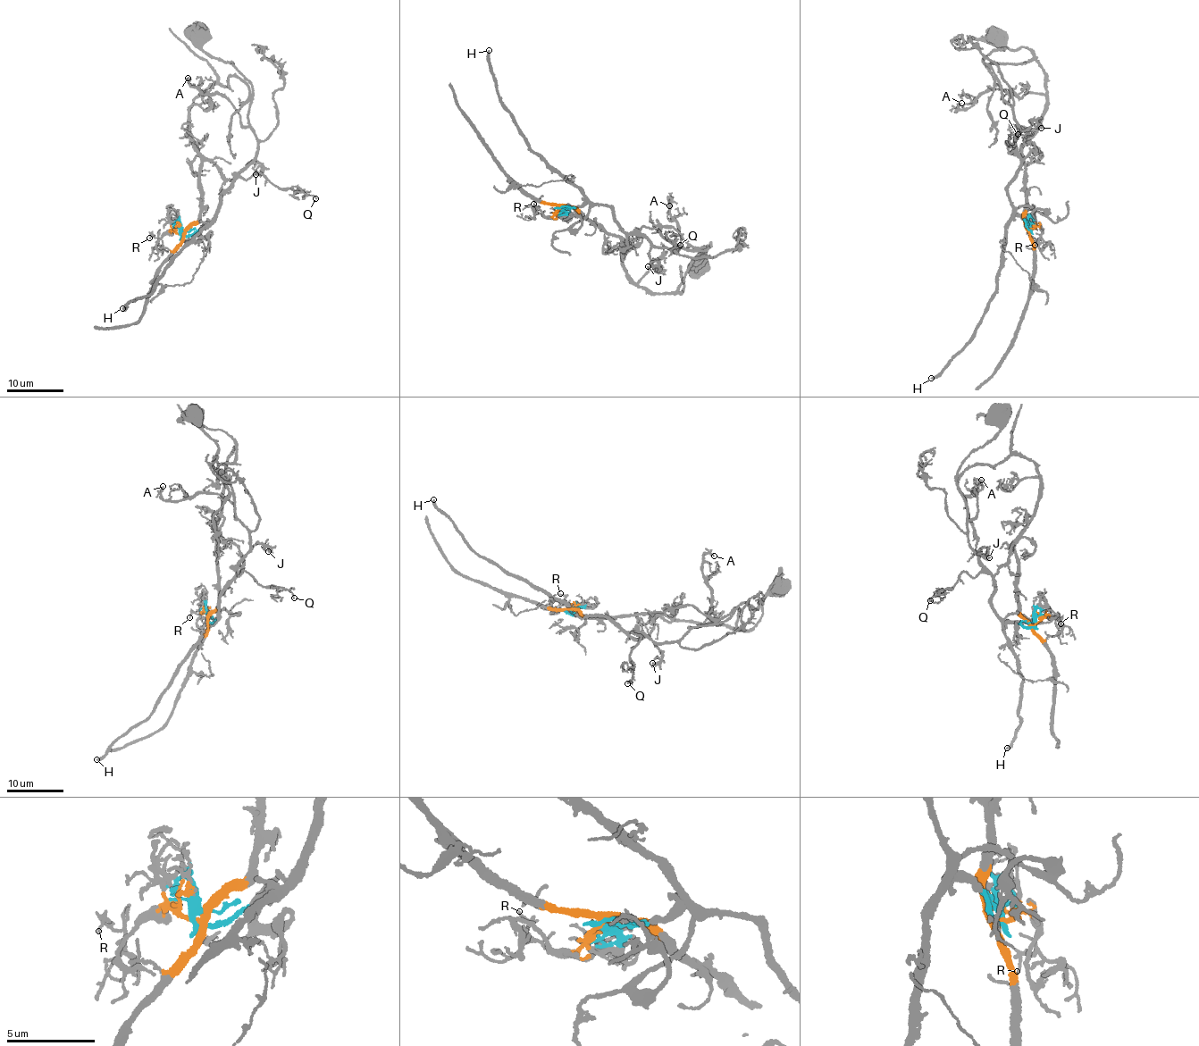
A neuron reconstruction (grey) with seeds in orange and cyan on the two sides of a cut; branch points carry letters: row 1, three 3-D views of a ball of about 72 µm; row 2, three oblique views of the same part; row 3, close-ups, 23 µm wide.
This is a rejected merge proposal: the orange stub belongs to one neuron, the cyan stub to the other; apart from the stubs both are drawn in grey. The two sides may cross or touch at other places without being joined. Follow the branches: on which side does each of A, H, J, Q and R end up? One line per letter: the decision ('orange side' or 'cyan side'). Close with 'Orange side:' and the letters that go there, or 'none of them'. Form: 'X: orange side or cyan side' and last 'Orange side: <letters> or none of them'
A: cyan side
H: cyan side
J: cyan side
Q: cyan side
R: orange side
Orange side: R

